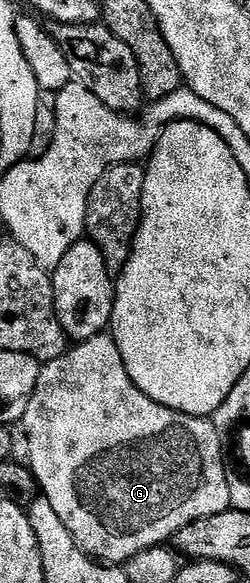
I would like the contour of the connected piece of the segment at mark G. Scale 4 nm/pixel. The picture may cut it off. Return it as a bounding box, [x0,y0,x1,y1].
[22,332,231,564]

